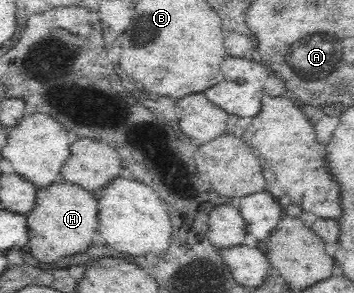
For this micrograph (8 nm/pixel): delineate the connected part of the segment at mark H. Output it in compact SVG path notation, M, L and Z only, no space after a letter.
M64 180L40 188L35 207L25 215L29 234L26 251L44 264L86 253L93 246L93 234L99 229L96 198L95 194L81 186Z

